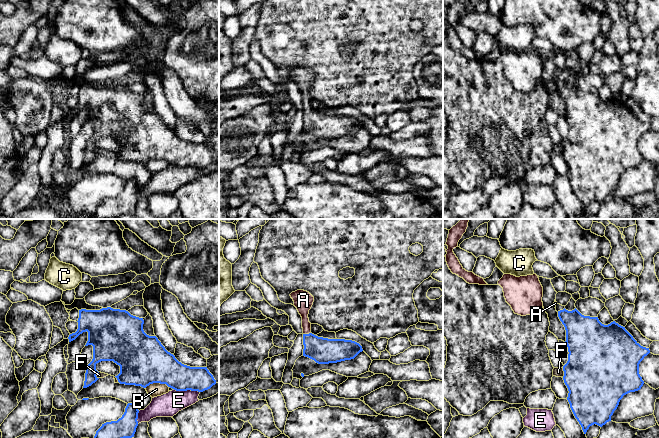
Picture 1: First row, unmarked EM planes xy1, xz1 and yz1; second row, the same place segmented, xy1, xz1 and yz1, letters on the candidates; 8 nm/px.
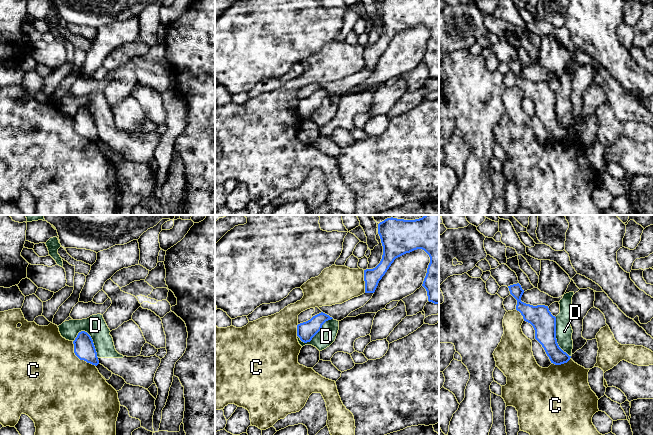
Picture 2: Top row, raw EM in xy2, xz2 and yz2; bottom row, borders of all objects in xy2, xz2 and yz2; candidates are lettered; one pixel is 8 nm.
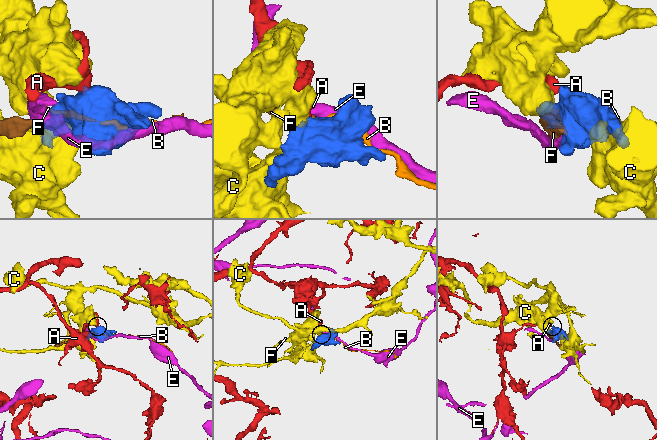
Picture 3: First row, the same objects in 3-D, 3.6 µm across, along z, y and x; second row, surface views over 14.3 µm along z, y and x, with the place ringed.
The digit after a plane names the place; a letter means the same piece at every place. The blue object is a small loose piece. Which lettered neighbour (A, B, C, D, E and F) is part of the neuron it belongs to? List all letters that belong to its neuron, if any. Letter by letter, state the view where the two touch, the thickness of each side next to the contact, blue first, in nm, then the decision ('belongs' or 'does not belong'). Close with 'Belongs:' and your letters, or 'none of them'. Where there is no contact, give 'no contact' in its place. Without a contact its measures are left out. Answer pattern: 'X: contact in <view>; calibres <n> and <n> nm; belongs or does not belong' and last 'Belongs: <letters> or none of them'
A: contact in xz1; calibres 200 and 140 nm; belongs
B: contact in xy1; calibres 400 and 110 nm; does not belong
C: contact in xy2; calibres 170 and 500 nm; does not belong
D: contact in xy2; calibres 170 and 170 nm; does not belong
E: contact in xy1; calibres 240 and 190 nm; does not belong
F: contact in yz1; calibres 500 and 80 nm; does not belong
Belongs: A

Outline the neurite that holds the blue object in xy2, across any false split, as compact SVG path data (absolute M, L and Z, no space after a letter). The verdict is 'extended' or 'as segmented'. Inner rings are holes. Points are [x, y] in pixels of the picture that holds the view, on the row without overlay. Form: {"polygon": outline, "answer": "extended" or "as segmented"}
{"polygon": "M79 108L73 120L74 129L80 136L84 136L95 142L99 140L93 116L87 108Z", "answer": "as segmented"}

